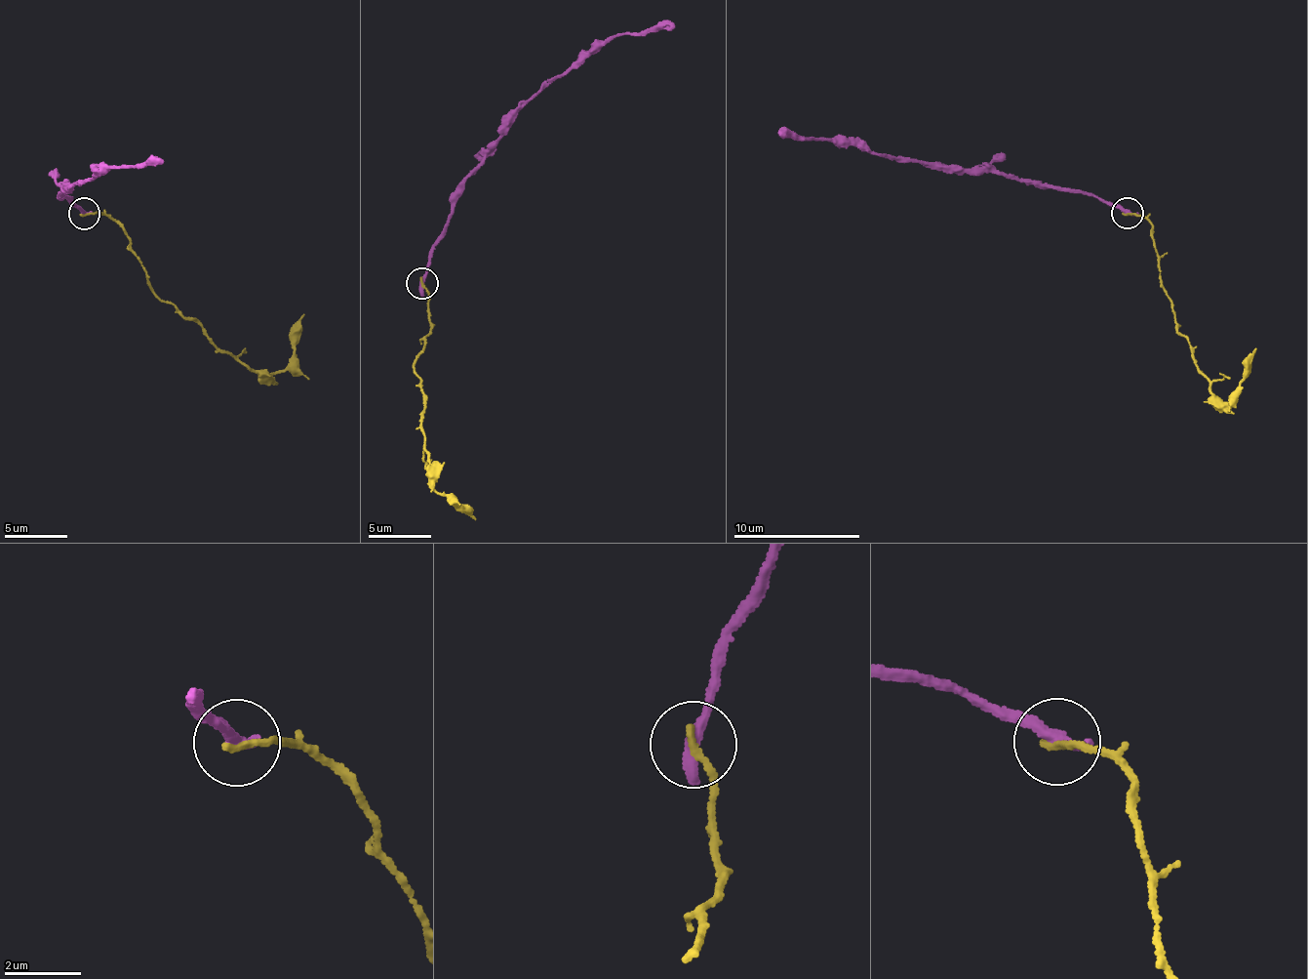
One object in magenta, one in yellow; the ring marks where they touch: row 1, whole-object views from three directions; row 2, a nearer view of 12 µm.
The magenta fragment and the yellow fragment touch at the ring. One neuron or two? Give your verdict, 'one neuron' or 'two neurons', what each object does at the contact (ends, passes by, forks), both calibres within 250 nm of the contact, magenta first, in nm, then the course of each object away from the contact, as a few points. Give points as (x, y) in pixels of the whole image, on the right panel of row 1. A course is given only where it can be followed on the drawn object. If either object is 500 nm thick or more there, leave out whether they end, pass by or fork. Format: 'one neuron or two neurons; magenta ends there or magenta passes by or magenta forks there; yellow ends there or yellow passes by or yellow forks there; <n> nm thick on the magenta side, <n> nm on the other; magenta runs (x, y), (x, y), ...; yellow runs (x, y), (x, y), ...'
two neurons; magenta ends there; yellow ends there; 420 nm thick on the magenta side, 200 nm on the other; magenta runs (1126, 214), (1098, 199), (1056, 186), (1000, 174), (958, 174), (825, 138), (778, 133); yellow runs (1126, 214), (1145, 216), (1179, 334), (1212, 394), (1232, 402), (1243, 364), (1255, 349)

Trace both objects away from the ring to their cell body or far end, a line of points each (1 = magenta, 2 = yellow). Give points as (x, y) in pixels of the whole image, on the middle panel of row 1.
1: (422, 282), (428, 250), (452, 212), (455, 186), (480, 161), (498, 128), (613, 38), (675, 25)
2: (422, 282), (431, 326), (413, 364), (422, 392), (419, 417), (431, 485), (465, 505), (476, 519)

